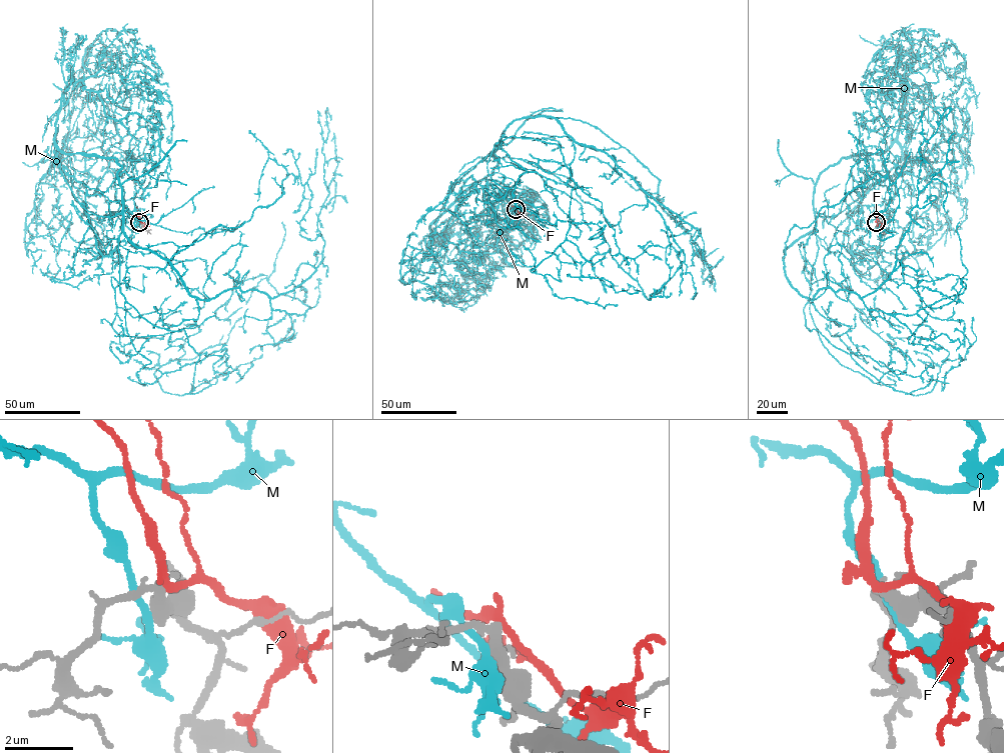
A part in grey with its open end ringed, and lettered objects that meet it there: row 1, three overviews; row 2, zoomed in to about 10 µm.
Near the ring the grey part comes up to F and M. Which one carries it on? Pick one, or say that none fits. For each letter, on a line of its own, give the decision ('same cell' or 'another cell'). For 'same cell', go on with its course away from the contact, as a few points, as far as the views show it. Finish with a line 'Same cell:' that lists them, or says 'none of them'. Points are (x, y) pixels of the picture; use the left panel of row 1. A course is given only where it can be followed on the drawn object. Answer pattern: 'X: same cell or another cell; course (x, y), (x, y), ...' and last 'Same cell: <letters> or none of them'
F: another cell
M: another cell
Same cell: none of them

